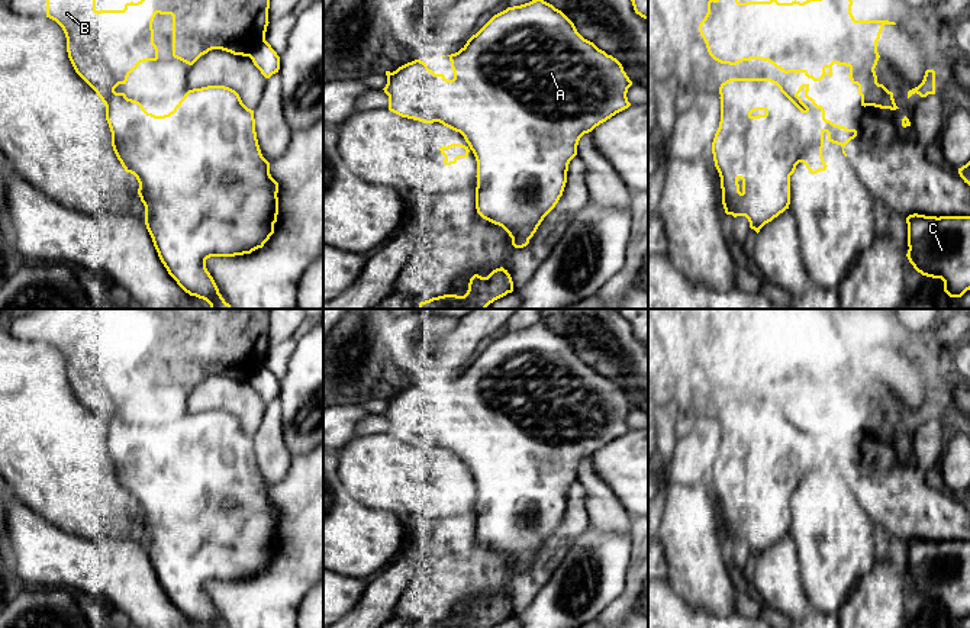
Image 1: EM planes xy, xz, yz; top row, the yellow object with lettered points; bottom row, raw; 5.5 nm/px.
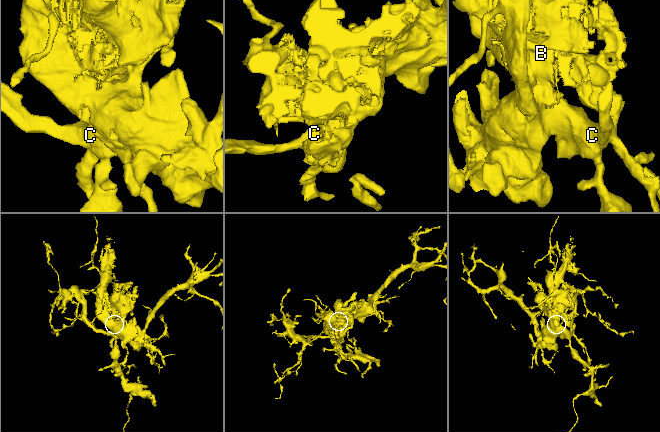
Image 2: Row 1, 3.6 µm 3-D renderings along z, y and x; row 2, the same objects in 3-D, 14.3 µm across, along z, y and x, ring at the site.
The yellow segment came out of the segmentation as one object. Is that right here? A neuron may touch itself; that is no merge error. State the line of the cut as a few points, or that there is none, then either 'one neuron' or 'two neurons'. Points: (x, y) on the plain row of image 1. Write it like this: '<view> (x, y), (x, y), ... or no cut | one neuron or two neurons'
yz (806, 435), (812, 448), (812, 469), (796, 488) | two neurons

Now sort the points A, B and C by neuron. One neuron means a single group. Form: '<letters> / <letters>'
A C / B

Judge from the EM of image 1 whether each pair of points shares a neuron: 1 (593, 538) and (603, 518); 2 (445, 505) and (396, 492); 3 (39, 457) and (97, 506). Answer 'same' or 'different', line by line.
1: different
2: same
3: same

